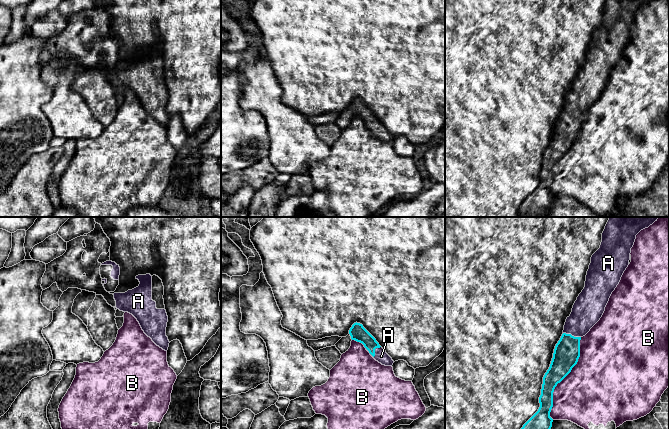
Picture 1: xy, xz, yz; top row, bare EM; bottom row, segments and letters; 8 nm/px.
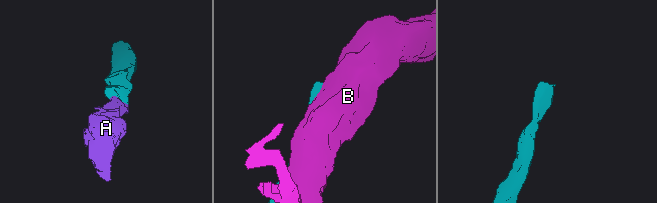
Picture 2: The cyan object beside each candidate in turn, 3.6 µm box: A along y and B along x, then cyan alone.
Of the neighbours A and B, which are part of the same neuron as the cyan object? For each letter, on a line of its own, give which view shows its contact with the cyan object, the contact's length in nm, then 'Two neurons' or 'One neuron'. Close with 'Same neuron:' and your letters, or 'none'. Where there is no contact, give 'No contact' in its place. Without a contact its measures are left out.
A: Touches cyan in yz. Shared border 150 nm. One neuron
B: Touches cyan in yz. Shared border 700 nm. Two neurons
Same neuron: A

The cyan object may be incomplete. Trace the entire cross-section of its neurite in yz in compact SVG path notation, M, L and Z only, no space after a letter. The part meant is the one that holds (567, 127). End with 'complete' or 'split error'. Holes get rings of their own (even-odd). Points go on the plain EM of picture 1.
M606 0L602 9L600 24L592 31L586 51L585 63L577 73L572 88L567 93L563 110L555 122L549 145L543 153L540 183L538 187L523 201L518 217L545 217L545 211L552 203L550 188L553 183L553 168L577 140L580 133L580 116L600 96L612 68L619 60L621 53L629 41L631 24L636 11L652 0Z | split error

